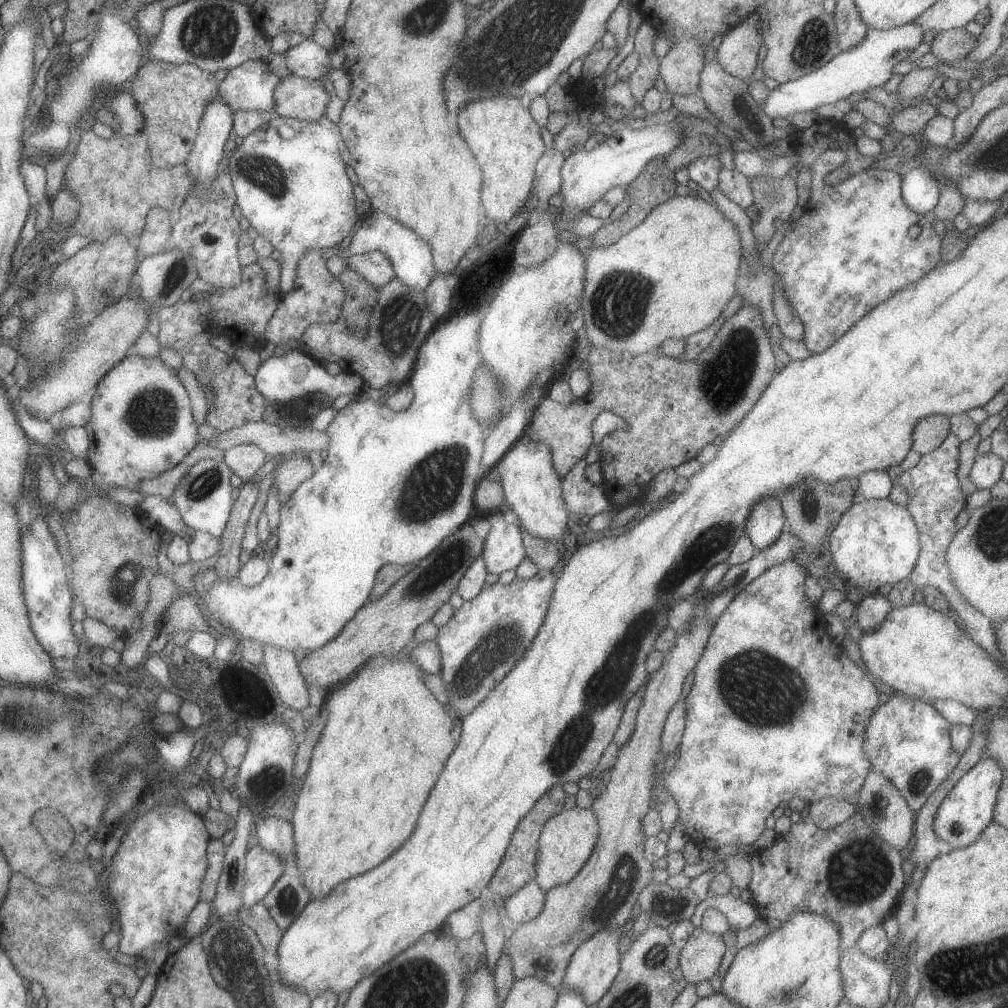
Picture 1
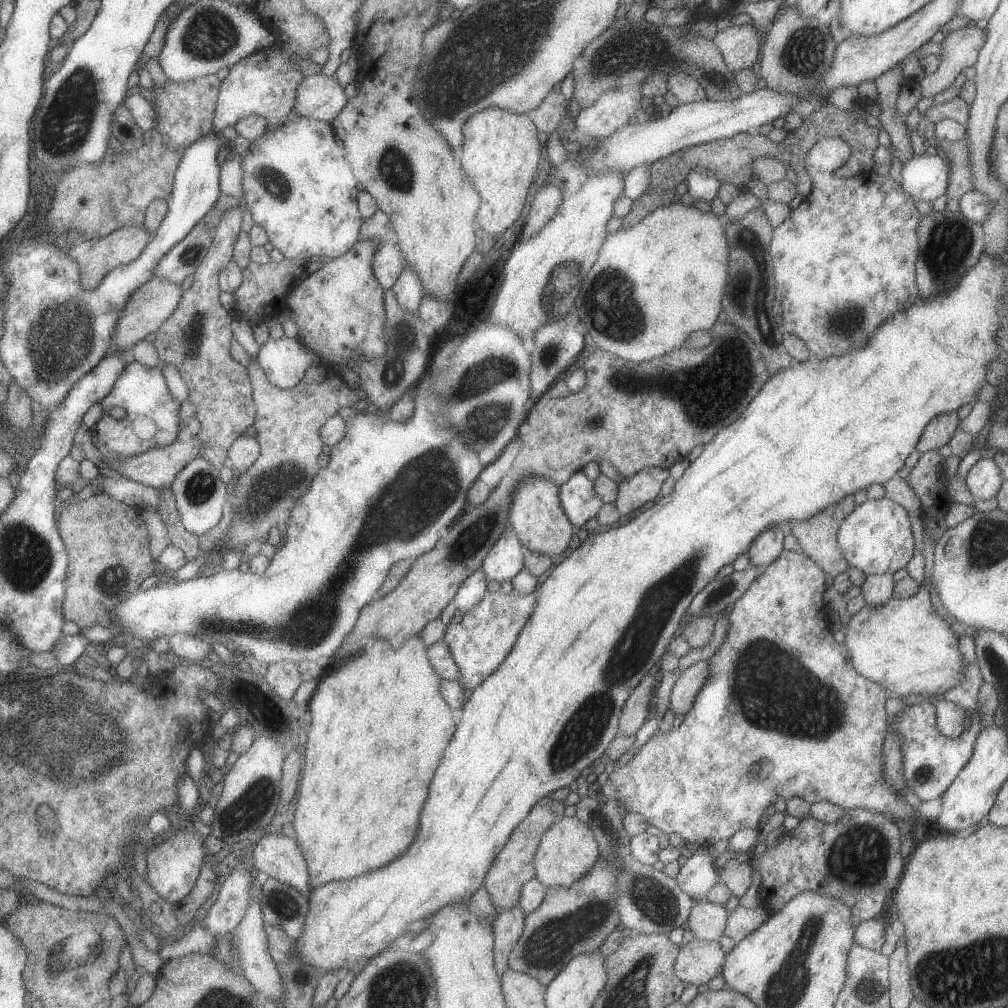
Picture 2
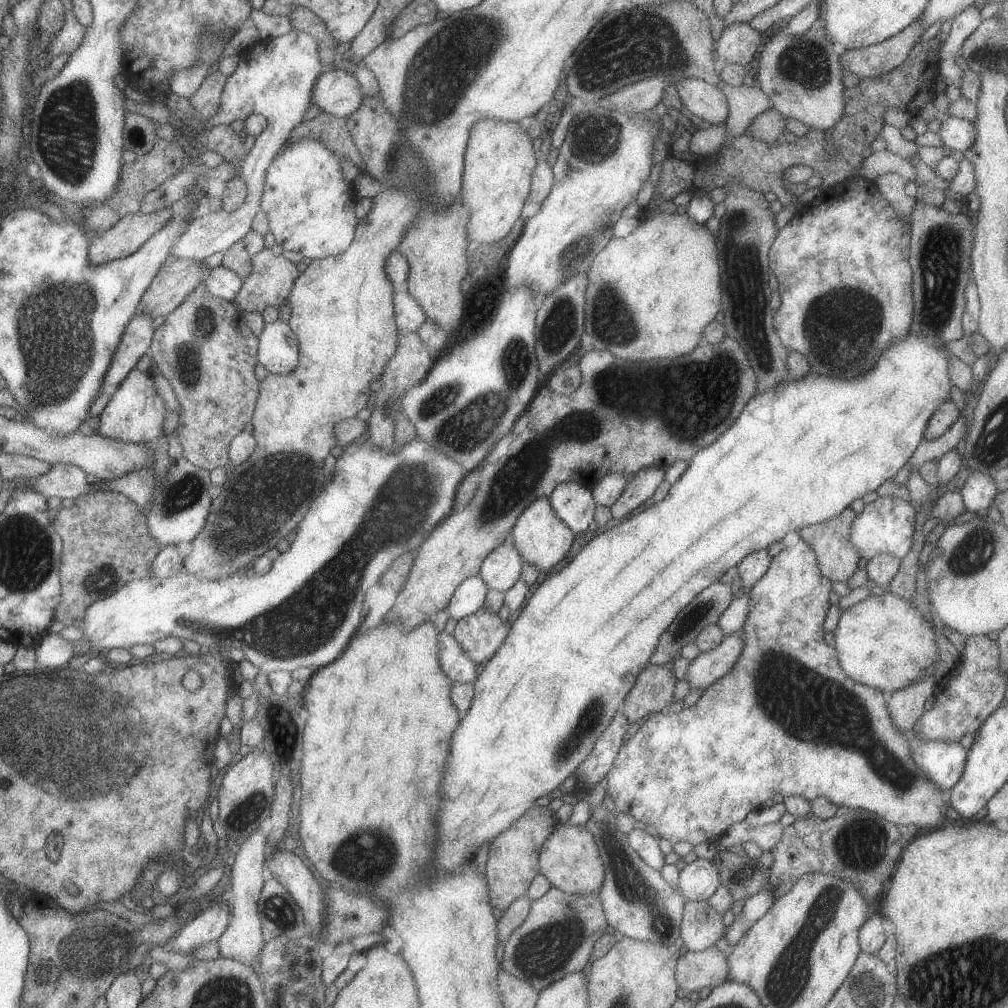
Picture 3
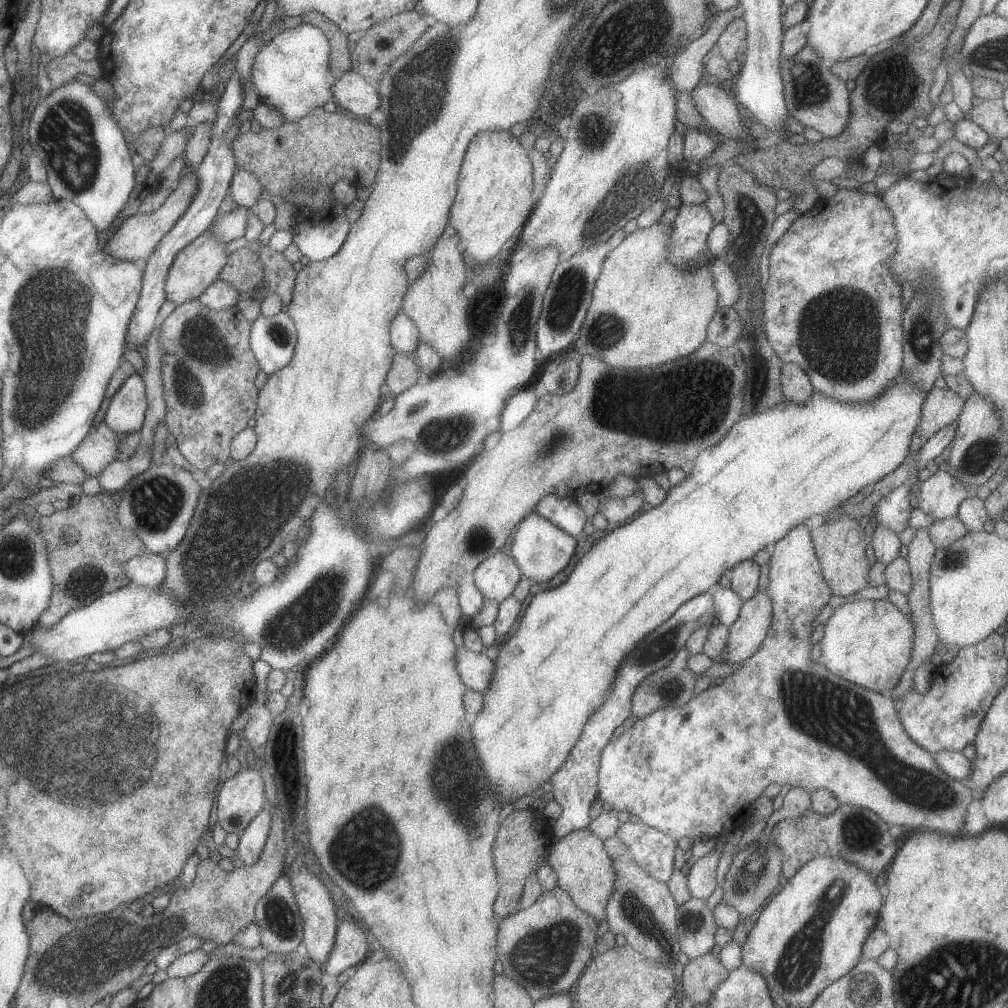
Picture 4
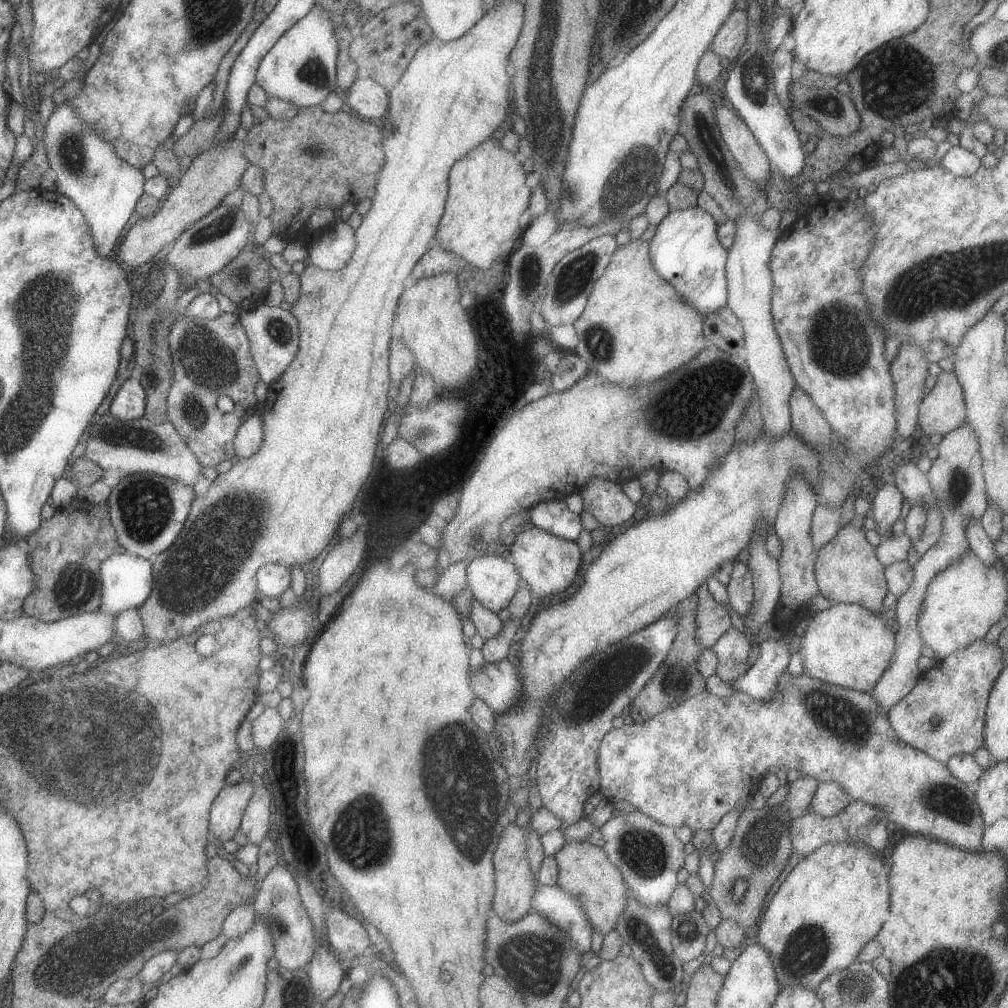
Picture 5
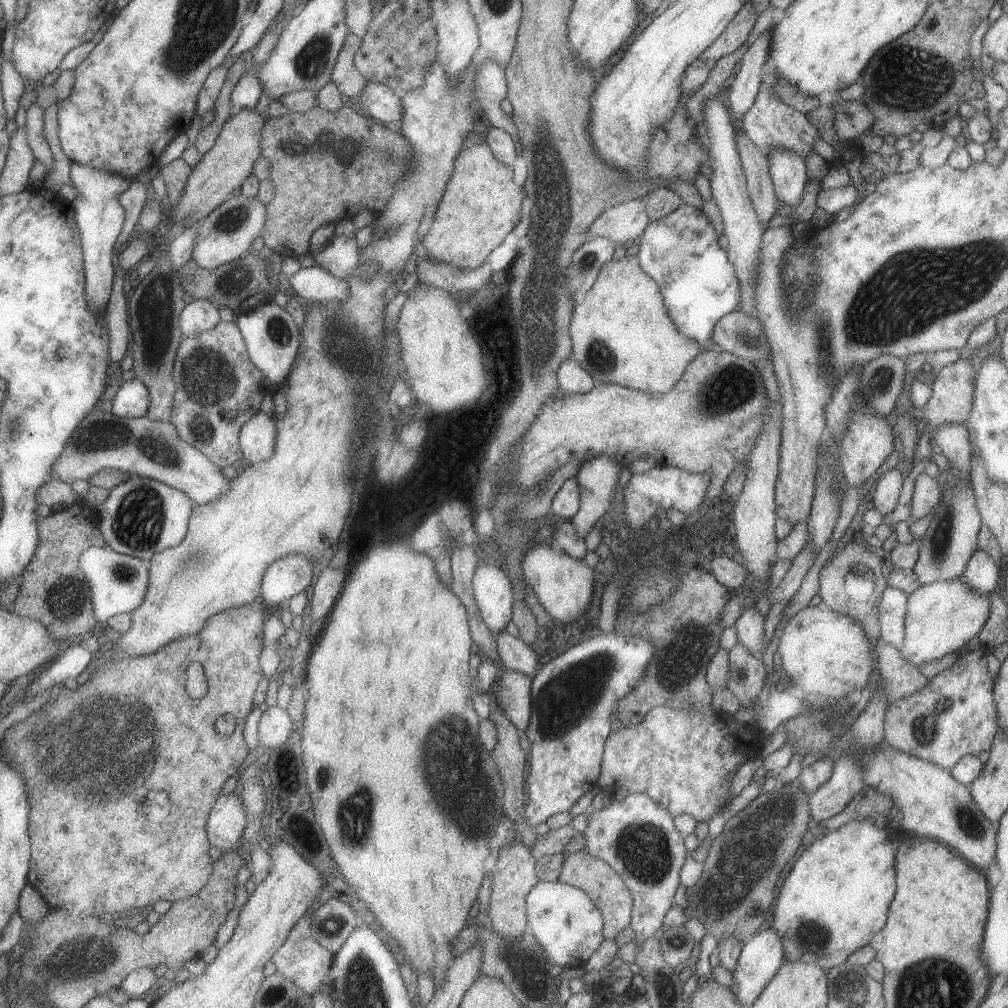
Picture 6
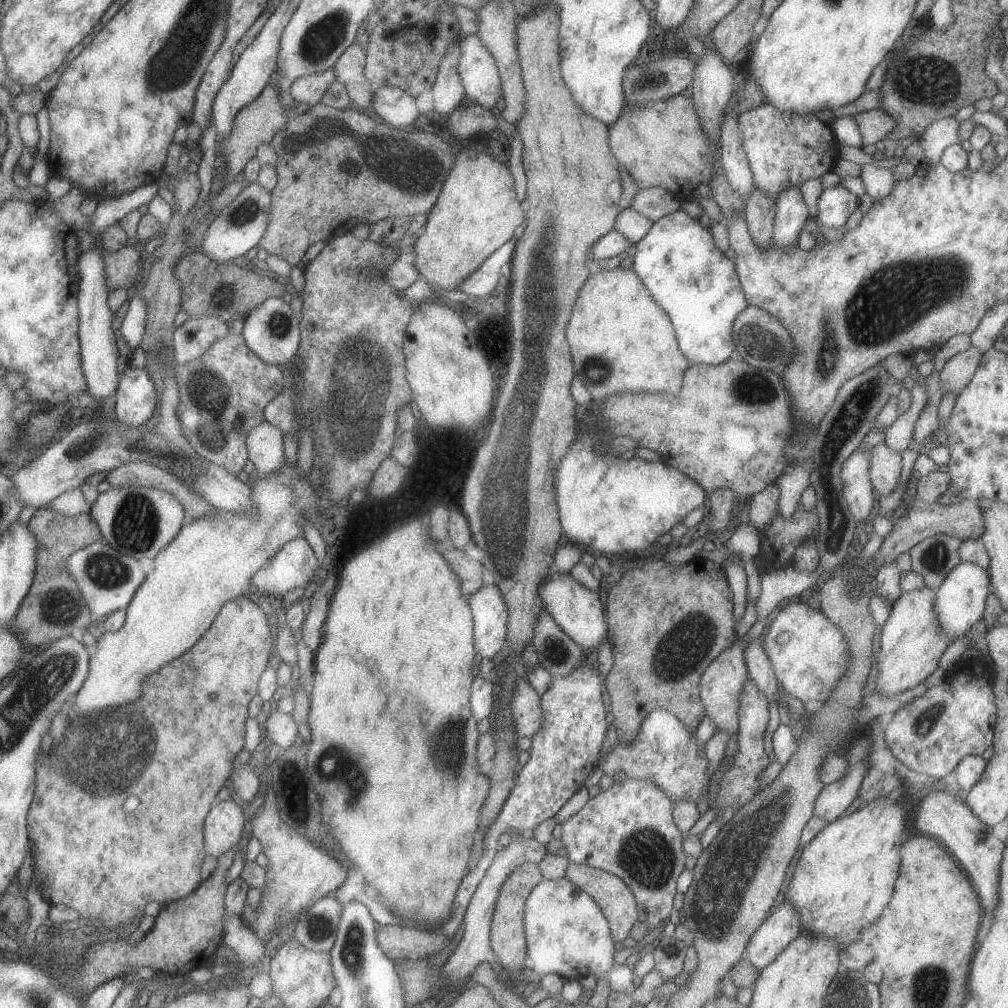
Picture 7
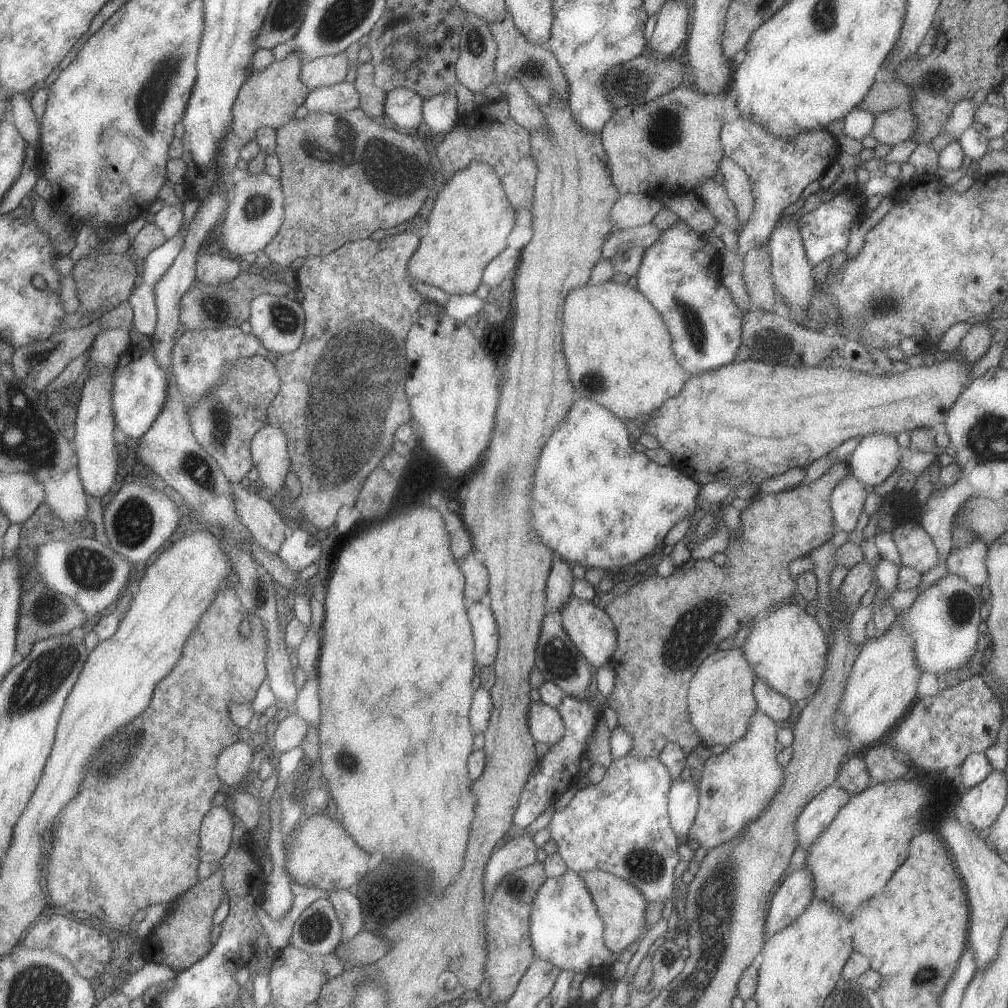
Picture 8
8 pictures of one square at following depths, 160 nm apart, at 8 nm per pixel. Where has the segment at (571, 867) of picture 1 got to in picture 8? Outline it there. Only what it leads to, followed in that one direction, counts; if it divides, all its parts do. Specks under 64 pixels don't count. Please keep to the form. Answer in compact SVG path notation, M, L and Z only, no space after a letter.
M586 871L579 874L586 883L588 892L592 895L593 901L597 906L598 912L603 918L604 940L609 951L622 952L630 946L632 942L642 939L648 928L644 914L649 902L647 898L627 880L606 871Z

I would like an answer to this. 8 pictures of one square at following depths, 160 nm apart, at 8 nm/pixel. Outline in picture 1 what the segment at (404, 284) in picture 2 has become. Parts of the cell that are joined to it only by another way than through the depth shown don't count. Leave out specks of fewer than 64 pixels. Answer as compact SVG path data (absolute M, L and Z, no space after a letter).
M373 211L365 216L362 226L352 237L348 250L351 256L374 251L386 255L394 267L395 276L416 292L424 291L437 274L429 242L421 239L416 232L405 227L400 221L380 211Z

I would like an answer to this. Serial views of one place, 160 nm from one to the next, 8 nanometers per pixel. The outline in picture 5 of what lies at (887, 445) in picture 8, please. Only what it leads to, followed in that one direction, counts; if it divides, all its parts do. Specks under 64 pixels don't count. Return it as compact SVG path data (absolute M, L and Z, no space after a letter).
M895 482L879 484L879 488L870 502L870 514L876 521L875 530L880 535L891 533L892 524L899 520L905 502L906 499Z

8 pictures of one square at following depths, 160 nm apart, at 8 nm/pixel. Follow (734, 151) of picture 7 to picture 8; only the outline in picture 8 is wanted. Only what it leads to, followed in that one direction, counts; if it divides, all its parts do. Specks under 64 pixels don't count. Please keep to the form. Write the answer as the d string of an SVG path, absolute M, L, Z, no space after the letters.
M728 156L722 157L719 162L719 172L722 172L724 177L723 185L726 192L735 204L741 226L740 232L744 228L745 222L748 222L755 207L751 180L744 168Z

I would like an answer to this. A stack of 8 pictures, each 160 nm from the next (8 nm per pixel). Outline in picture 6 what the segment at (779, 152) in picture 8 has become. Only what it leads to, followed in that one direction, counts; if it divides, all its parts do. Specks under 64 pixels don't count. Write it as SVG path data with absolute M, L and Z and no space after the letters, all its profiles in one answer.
M776 70L766 74L761 79L761 88L758 91L754 104L740 120L742 130L752 139L752 142L756 143L762 154L766 156L770 147L781 146L797 152L806 160L807 154L814 153L814 142L822 137L818 129L810 124L804 113L798 112L795 108L788 106L778 98L773 85L779 80L779 74Z

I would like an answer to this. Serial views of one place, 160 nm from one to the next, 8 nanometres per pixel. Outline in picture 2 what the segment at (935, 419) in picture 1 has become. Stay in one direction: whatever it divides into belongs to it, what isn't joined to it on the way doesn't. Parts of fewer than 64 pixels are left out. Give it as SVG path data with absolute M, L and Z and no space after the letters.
M948 412L932 418L926 426L917 445L919 453L939 450L951 442L954 432L959 428L960 418L958 412Z

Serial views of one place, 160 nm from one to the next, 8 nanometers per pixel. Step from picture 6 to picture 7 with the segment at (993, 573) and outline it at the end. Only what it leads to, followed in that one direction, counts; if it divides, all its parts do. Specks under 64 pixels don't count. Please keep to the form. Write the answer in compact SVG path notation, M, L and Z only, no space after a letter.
M975 562L957 564L943 580L944 584L935 588L935 611L937 622L946 635L953 638L964 636L969 628L982 618L988 595L991 593L989 572Z

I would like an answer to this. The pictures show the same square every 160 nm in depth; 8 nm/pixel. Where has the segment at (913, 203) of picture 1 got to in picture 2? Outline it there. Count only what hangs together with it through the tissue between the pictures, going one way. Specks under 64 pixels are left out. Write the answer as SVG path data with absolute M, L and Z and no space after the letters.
M939 152L914 156L903 164L901 186L913 200L923 200L932 204L947 192L950 184L950 166Z

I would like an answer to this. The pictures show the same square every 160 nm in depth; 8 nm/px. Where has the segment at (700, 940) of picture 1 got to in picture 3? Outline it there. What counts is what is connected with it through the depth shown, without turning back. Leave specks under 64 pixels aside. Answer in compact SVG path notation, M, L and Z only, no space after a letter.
M716 945L705 948L703 951L696 952L684 949L677 954L676 980L680 987L686 992L691 993L700 991L705 986L713 988L719 986L727 978L728 959L726 953L720 950Z

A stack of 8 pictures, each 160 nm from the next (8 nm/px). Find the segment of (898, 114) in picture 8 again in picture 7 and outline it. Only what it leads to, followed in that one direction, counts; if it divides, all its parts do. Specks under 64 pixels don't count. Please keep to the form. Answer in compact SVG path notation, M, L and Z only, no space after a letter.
M882 108L870 109L854 115L865 145L883 140L895 127L895 120Z

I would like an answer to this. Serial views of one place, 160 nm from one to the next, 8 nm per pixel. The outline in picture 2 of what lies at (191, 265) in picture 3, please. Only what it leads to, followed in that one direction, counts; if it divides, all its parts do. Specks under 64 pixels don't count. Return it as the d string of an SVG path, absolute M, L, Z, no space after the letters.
M156 276L140 288L136 288L124 306L124 312L120 314L116 332L112 334L111 352L124 351L127 353L138 342L145 341L147 335L157 333L164 320L168 320L178 308L179 298L183 294L181 287L180 284L174 284L170 280L162 280Z

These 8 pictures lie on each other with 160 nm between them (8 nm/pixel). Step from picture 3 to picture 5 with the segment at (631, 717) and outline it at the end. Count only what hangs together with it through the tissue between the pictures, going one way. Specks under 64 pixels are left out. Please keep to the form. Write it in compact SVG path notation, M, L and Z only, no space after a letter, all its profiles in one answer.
M694 592L694 594L682 600L671 613L676 618L676 630L678 630L678 633L676 638L674 638L674 643L672 648L670 648L670 652L668 652L668 656L666 656L666 661L660 664L658 670L654 672L654 676L648 680L638 697L630 704L627 714L630 714L632 719L634 719L634 723L644 723L656 714L663 712L665 708L679 706L688 698L707 690L706 680L696 668L698 656L704 650L696 639L696 632L698 632L698 626L696 625L697 610L698 594Z

